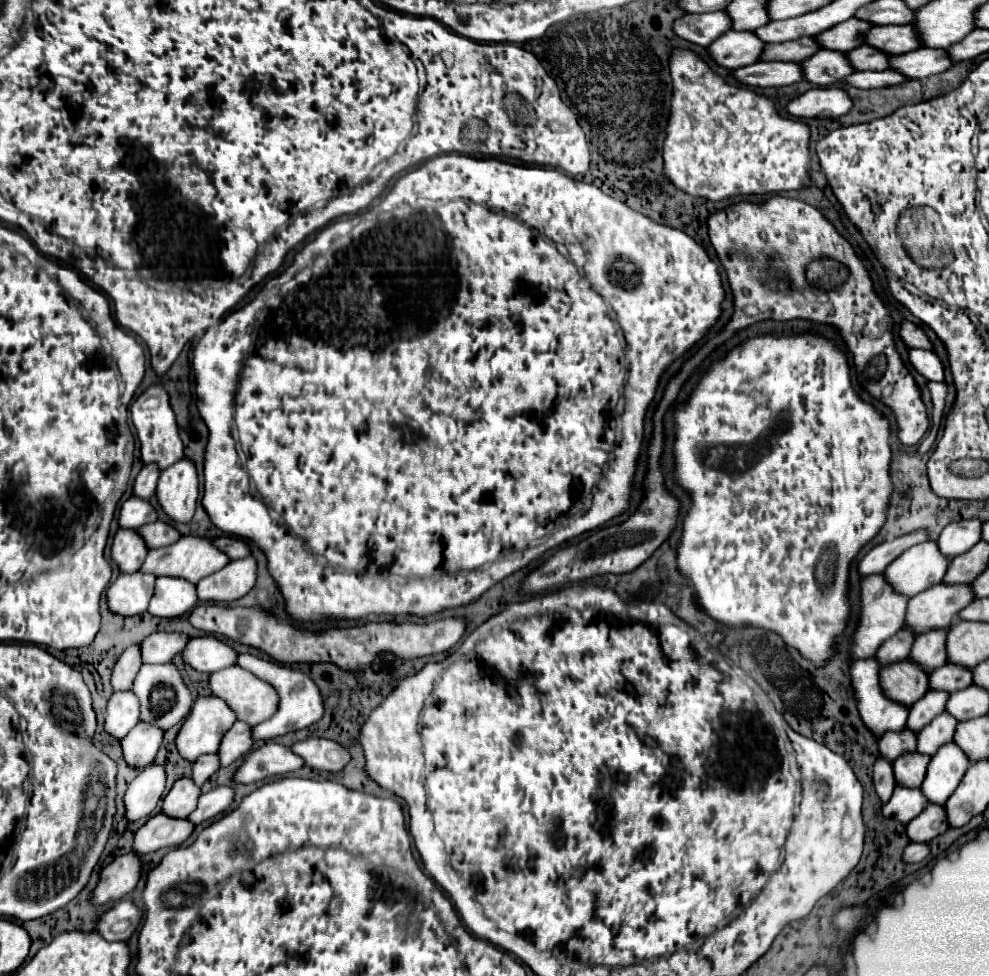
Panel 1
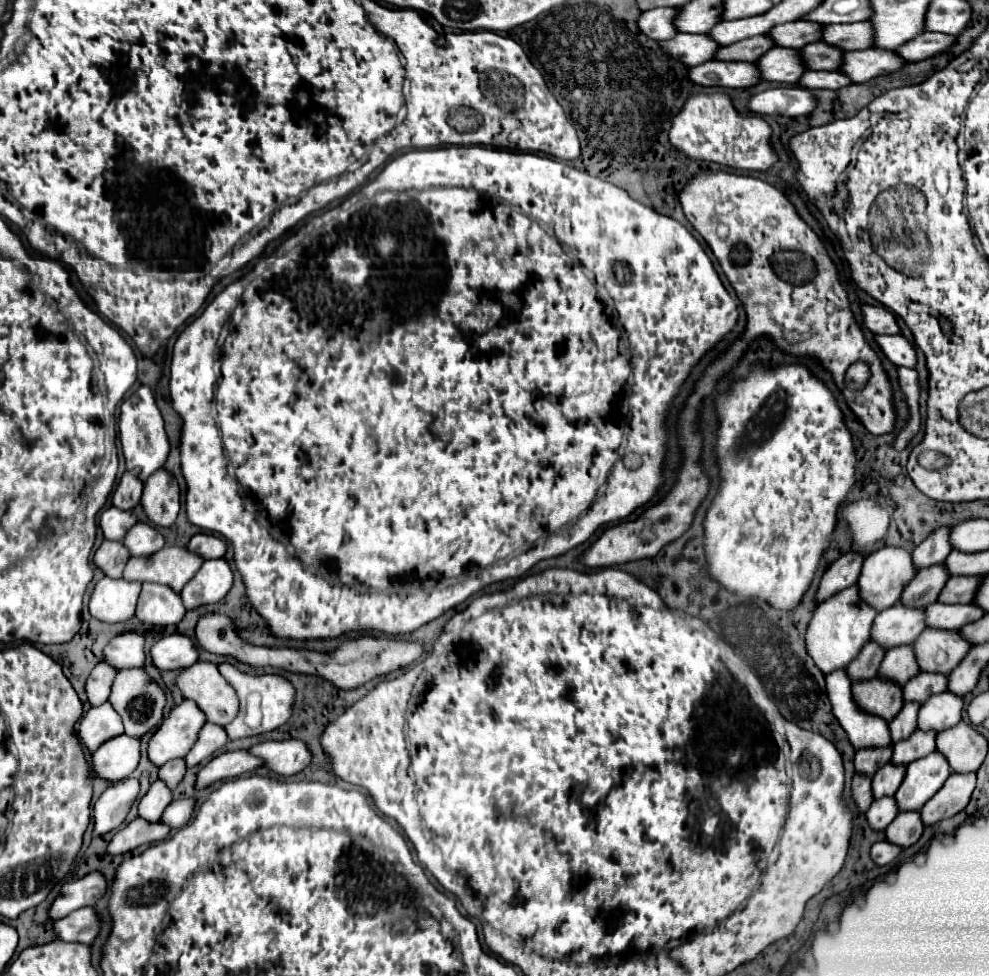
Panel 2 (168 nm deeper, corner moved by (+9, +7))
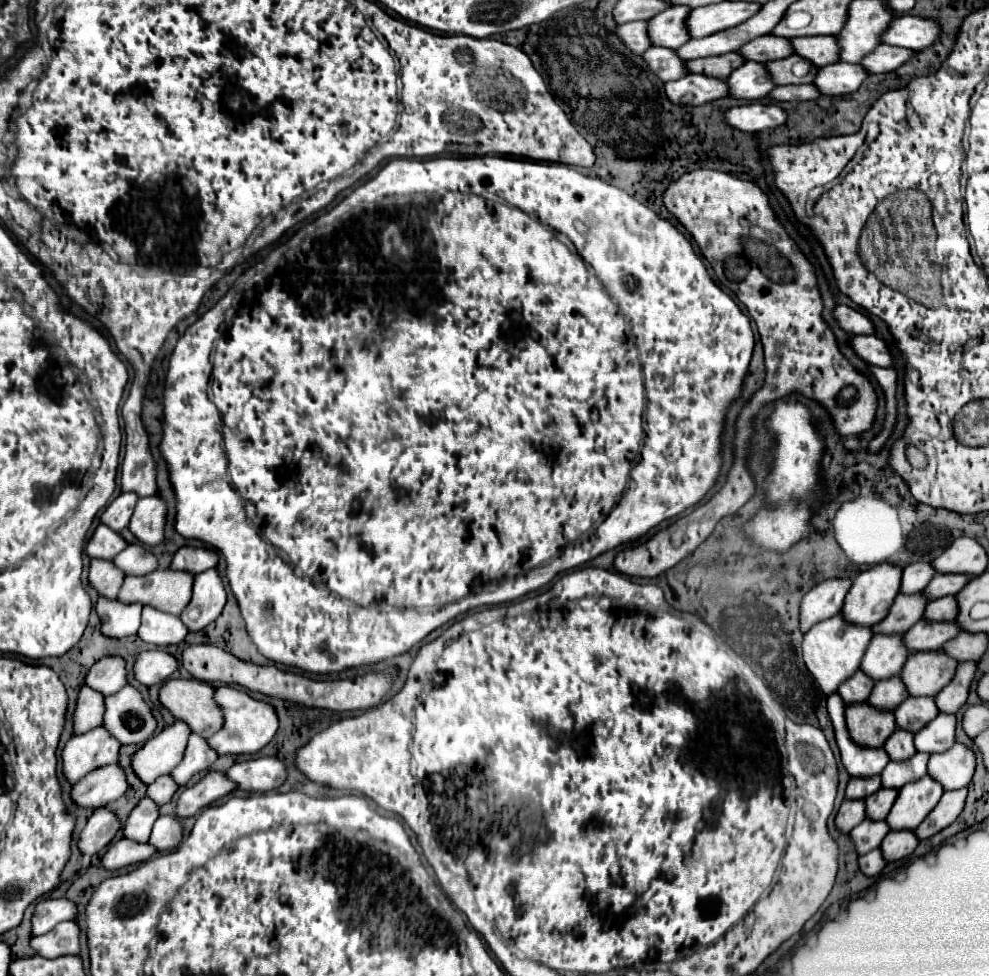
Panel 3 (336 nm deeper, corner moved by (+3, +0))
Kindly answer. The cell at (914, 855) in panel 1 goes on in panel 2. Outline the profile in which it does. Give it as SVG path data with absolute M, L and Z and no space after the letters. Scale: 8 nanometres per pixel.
M879 841L871 847L871 859L877 863L877 865L887 865L891 863L897 855L901 853L901 847L895 847L887 841Z

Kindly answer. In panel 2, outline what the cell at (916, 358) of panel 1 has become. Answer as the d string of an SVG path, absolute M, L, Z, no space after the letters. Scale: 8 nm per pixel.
M875 335L875 343L883 351L883 355L893 363L893 365L903 365L903 367L915 367L915 349L913 345L901 337L901 335Z

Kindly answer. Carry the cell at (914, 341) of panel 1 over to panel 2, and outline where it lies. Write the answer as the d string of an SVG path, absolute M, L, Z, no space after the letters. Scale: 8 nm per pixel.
M861 305L861 315L863 315L863 325L871 333L879 333L879 335L895 335L895 333L899 333L895 317L885 307Z

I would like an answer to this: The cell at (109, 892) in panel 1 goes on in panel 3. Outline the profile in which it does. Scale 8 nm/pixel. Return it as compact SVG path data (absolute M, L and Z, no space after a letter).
M45 898L35 906L33 936L53 930L63 920L77 920L79 908L69 898Z

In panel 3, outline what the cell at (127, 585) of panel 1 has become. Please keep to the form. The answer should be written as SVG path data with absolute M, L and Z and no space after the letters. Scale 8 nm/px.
M99 596L97 614L101 618L101 632L109 638L133 636L139 630L141 622L141 604L123 604L119 600L109 600Z

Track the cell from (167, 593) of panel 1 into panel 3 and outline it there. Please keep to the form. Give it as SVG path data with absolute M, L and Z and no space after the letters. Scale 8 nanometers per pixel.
M143 606L143 618L139 628L139 638L143 642L155 644L155 646L169 646L179 644L187 636L187 626L181 622L179 616L161 612L153 606Z

